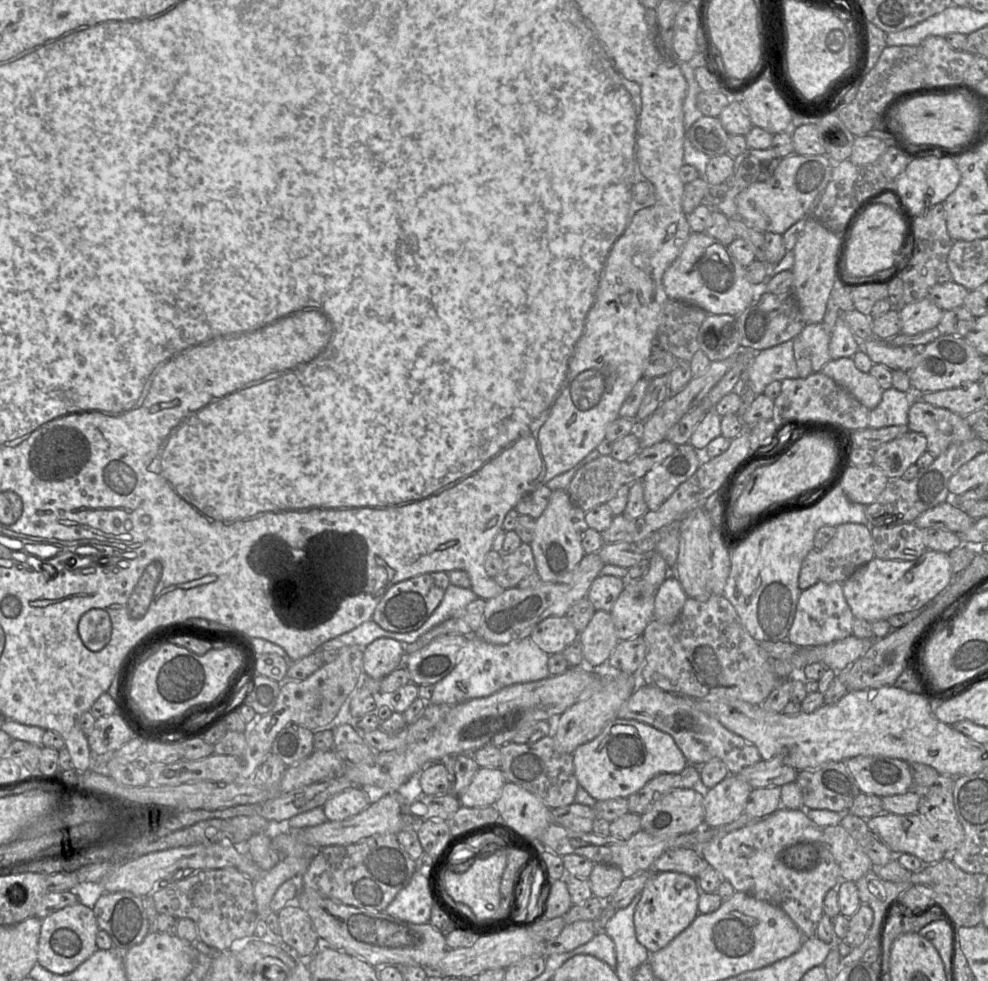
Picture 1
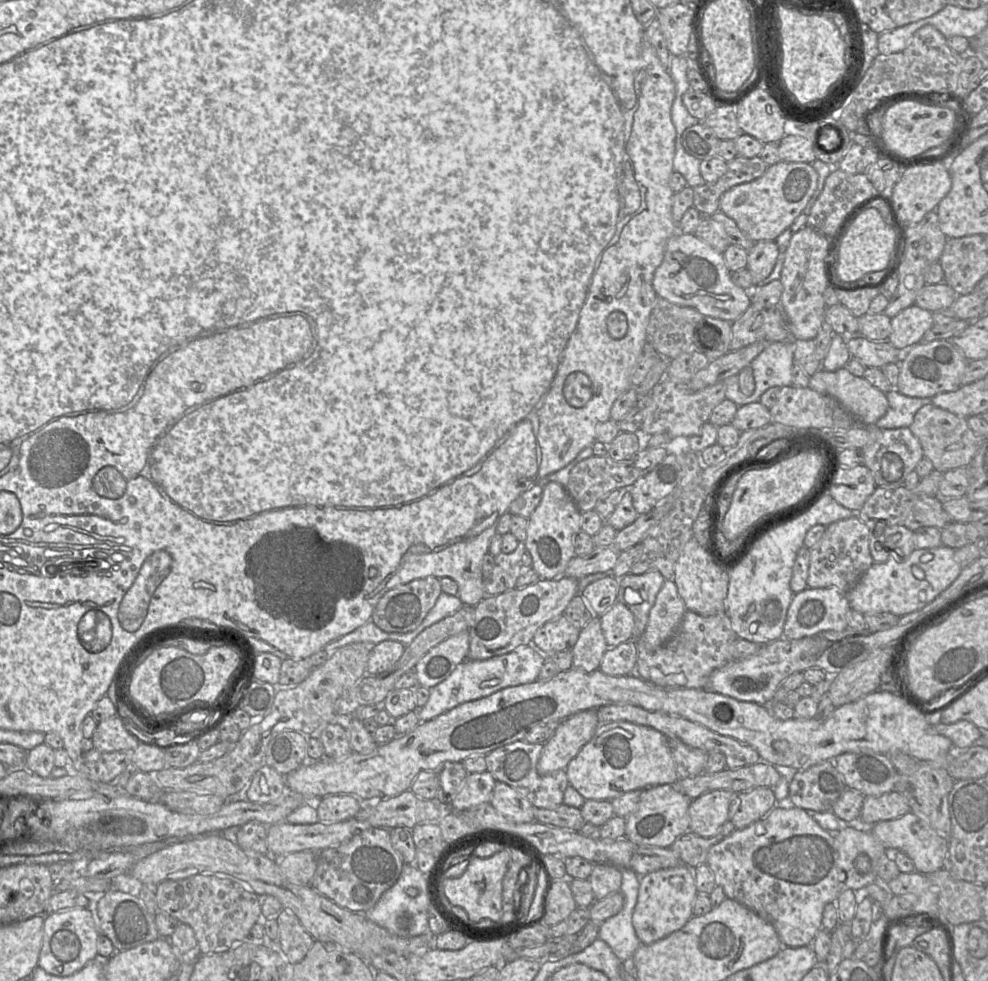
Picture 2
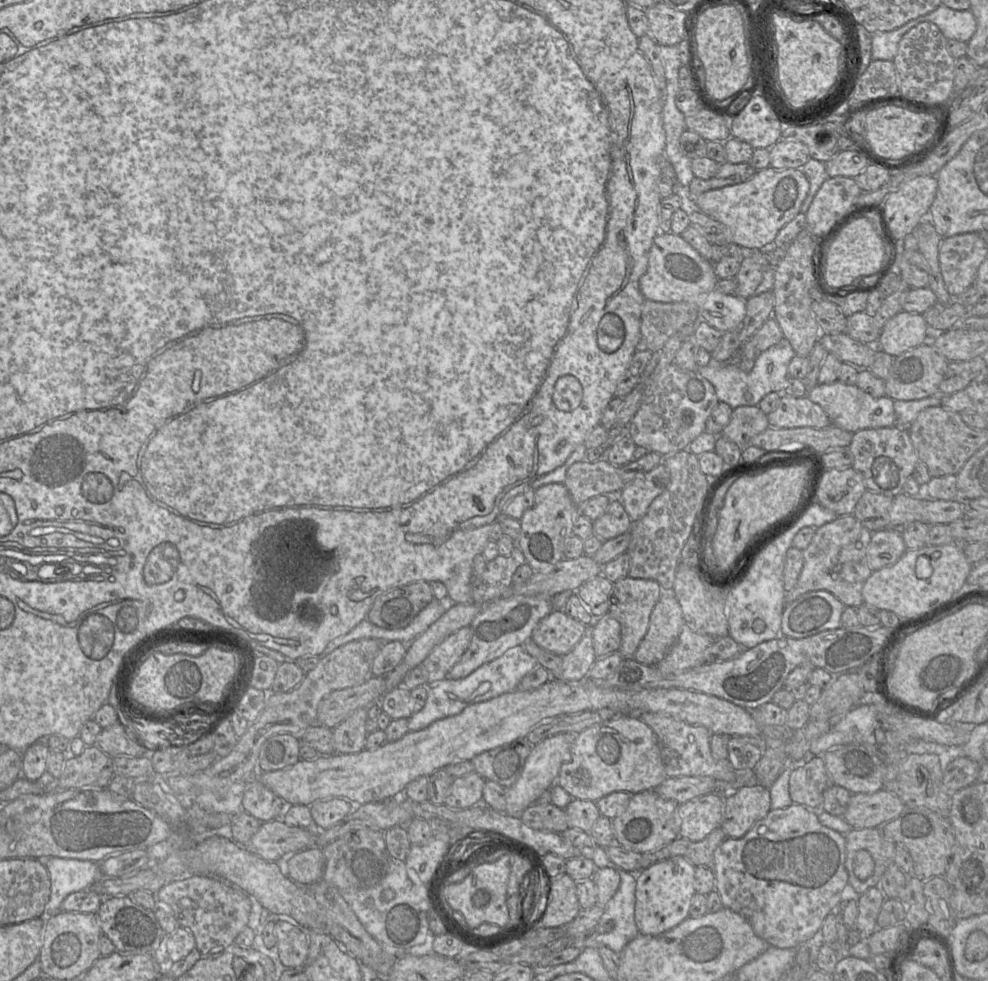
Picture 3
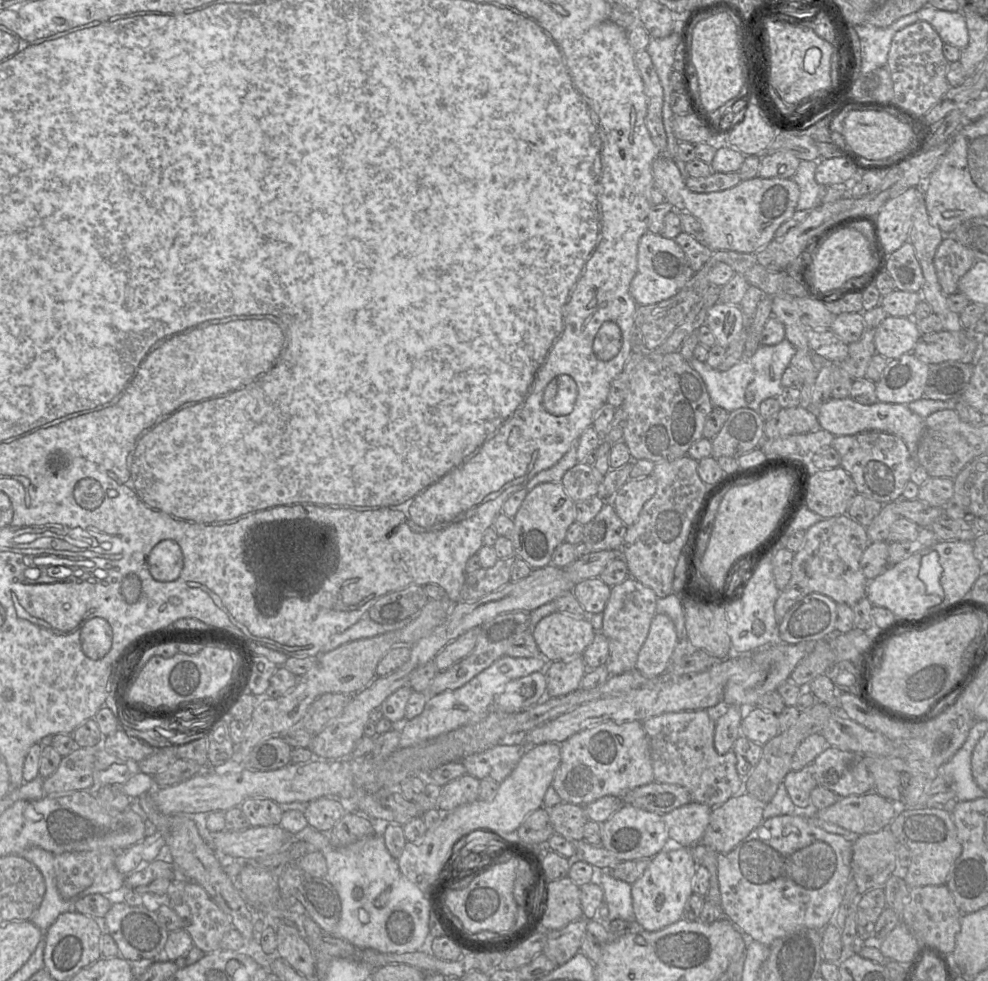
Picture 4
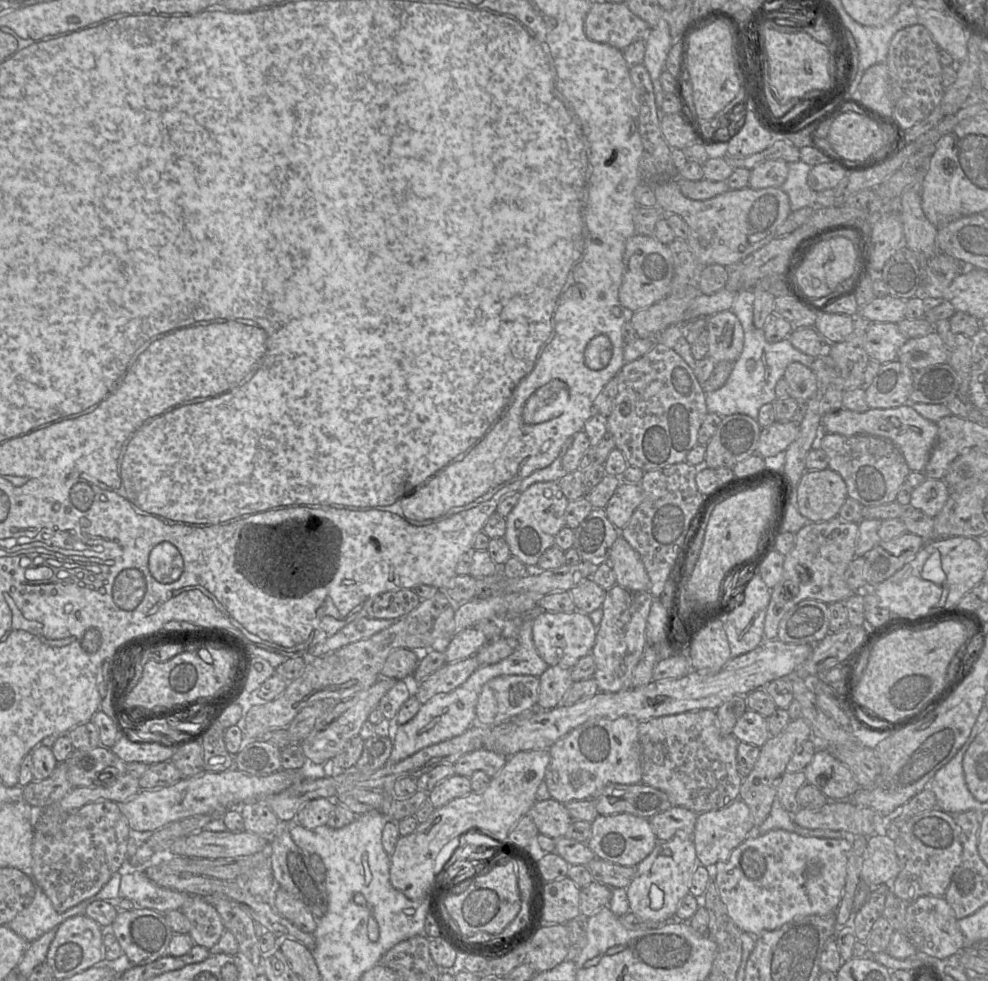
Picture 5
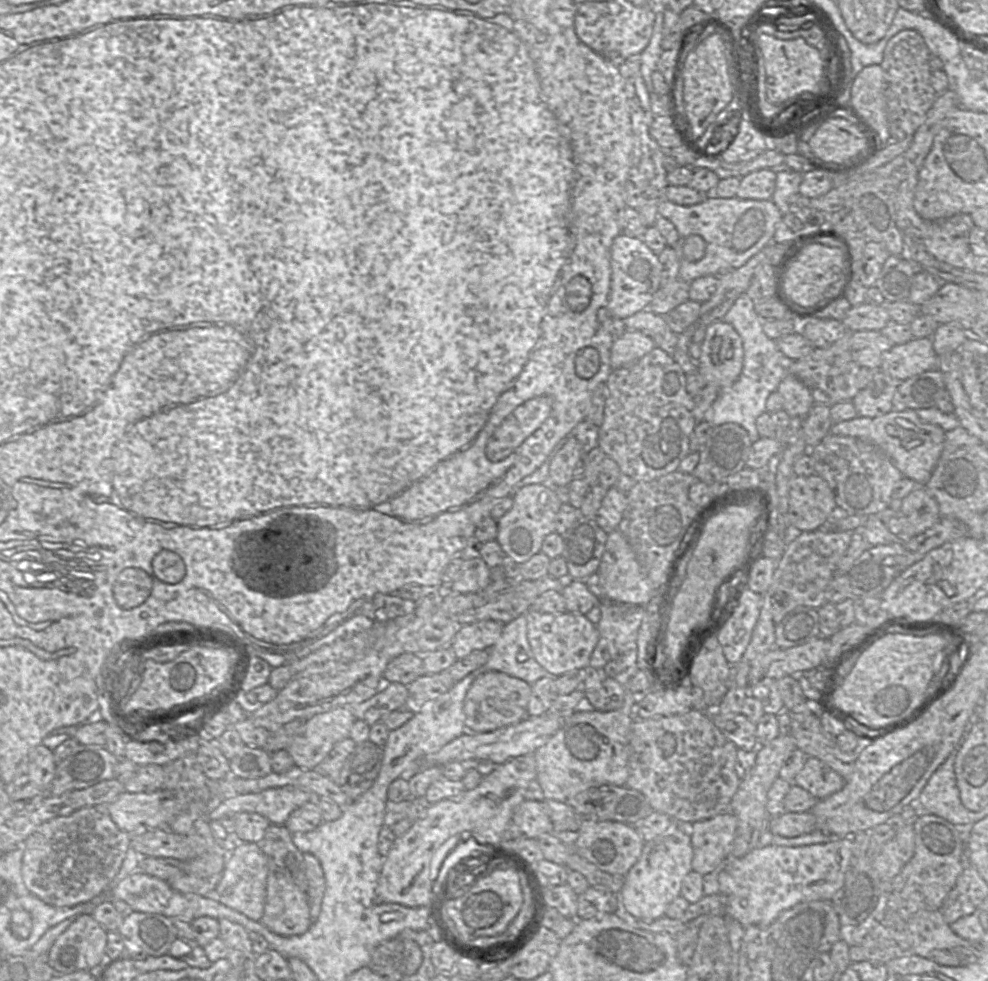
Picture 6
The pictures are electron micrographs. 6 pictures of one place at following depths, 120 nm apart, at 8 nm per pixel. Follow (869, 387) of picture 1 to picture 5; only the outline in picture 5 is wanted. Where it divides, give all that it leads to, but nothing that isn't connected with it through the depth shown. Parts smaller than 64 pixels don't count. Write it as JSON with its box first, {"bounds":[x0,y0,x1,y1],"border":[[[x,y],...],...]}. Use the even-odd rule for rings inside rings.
{"bounds":[822,404,938,472],"border":[[[911,404],[897,408],[872,409],[865,412],[855,412],[839,409],[822,417],[822,433],[840,434],[843,436],[871,435],[891,441],[902,453],[910,471],[924,472],[932,449],[936,444],[938,427],[918,414]]]}

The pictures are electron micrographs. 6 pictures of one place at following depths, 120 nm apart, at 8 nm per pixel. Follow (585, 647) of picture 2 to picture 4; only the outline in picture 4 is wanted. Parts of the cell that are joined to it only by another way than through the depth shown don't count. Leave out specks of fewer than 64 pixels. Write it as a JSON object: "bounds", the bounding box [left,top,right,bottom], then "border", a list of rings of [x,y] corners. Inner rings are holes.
{"bounds":[544,656,587,697],"border":[[[582,656],[548,663],[544,670],[547,679],[547,697],[563,696],[580,688],[587,670]]]}

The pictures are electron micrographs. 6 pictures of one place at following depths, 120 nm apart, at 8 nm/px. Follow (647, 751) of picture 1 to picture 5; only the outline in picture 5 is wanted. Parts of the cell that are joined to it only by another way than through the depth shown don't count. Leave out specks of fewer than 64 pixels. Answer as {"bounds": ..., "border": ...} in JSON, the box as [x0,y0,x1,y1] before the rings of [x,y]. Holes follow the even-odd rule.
{"bounds":[545,717,642,803],"border":[[[635,717],[590,719],[549,748],[550,763],[545,773],[545,782],[552,799],[560,803],[572,800],[585,800],[594,797],[609,783],[642,783],[642,749],[639,741],[639,722]]]}

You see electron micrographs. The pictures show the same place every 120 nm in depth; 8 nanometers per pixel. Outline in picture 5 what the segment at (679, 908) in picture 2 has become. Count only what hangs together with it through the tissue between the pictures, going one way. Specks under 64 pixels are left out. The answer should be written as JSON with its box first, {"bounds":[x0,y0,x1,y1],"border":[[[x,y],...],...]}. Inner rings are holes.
{"bounds":[626,835,699,924],"border":[[[675,835],[668,841],[658,841],[653,851],[636,866],[636,874],[626,888],[630,912],[647,922],[664,924],[675,919],[681,900],[689,894],[692,876],[699,865],[692,837]]]}

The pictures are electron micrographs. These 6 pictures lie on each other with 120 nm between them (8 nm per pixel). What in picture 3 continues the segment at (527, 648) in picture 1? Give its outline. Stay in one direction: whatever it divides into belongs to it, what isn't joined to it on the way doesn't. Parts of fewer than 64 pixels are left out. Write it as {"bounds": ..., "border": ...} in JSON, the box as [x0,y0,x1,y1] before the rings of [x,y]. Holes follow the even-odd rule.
{"bounds":[408,646,540,731],"border":[[[515,646],[507,650],[502,656],[483,664],[465,678],[445,678],[433,685],[426,685],[428,695],[425,705],[408,719],[409,731],[424,729],[436,720],[459,714],[471,704],[515,691],[521,680],[538,665],[540,665],[539,662],[529,655],[522,646]]]}

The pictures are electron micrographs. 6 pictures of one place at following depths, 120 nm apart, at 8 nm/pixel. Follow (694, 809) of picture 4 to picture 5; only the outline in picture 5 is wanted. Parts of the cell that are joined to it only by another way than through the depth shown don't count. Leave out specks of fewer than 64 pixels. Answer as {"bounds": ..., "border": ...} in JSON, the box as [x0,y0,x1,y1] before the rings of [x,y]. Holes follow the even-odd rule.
{"bounds":[648,806,698,841],"border":[[[673,806],[648,820],[658,841],[668,841],[675,835],[692,837],[697,817],[698,813],[692,810]]]}

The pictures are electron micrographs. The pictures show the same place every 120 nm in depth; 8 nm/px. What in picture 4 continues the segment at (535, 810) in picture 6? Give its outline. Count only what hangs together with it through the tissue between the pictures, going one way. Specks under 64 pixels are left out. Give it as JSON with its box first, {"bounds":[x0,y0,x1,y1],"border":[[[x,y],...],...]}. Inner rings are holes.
{"bounds":[547,802,589,841],"border":[[[561,802],[547,810],[555,833],[570,841],[583,839],[584,825],[589,820],[583,806]]]}

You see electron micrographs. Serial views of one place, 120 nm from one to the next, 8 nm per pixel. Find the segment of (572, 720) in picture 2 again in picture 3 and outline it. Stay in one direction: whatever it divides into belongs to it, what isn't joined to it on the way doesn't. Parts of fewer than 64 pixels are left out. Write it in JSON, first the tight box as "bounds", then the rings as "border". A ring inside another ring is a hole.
{"bounds":[505,733,578,817],"border":[[[559,733],[533,745],[524,768],[517,781],[506,788],[505,813],[520,817],[526,808],[536,803],[538,798],[557,781],[561,766],[571,760],[571,747],[578,733]]]}

